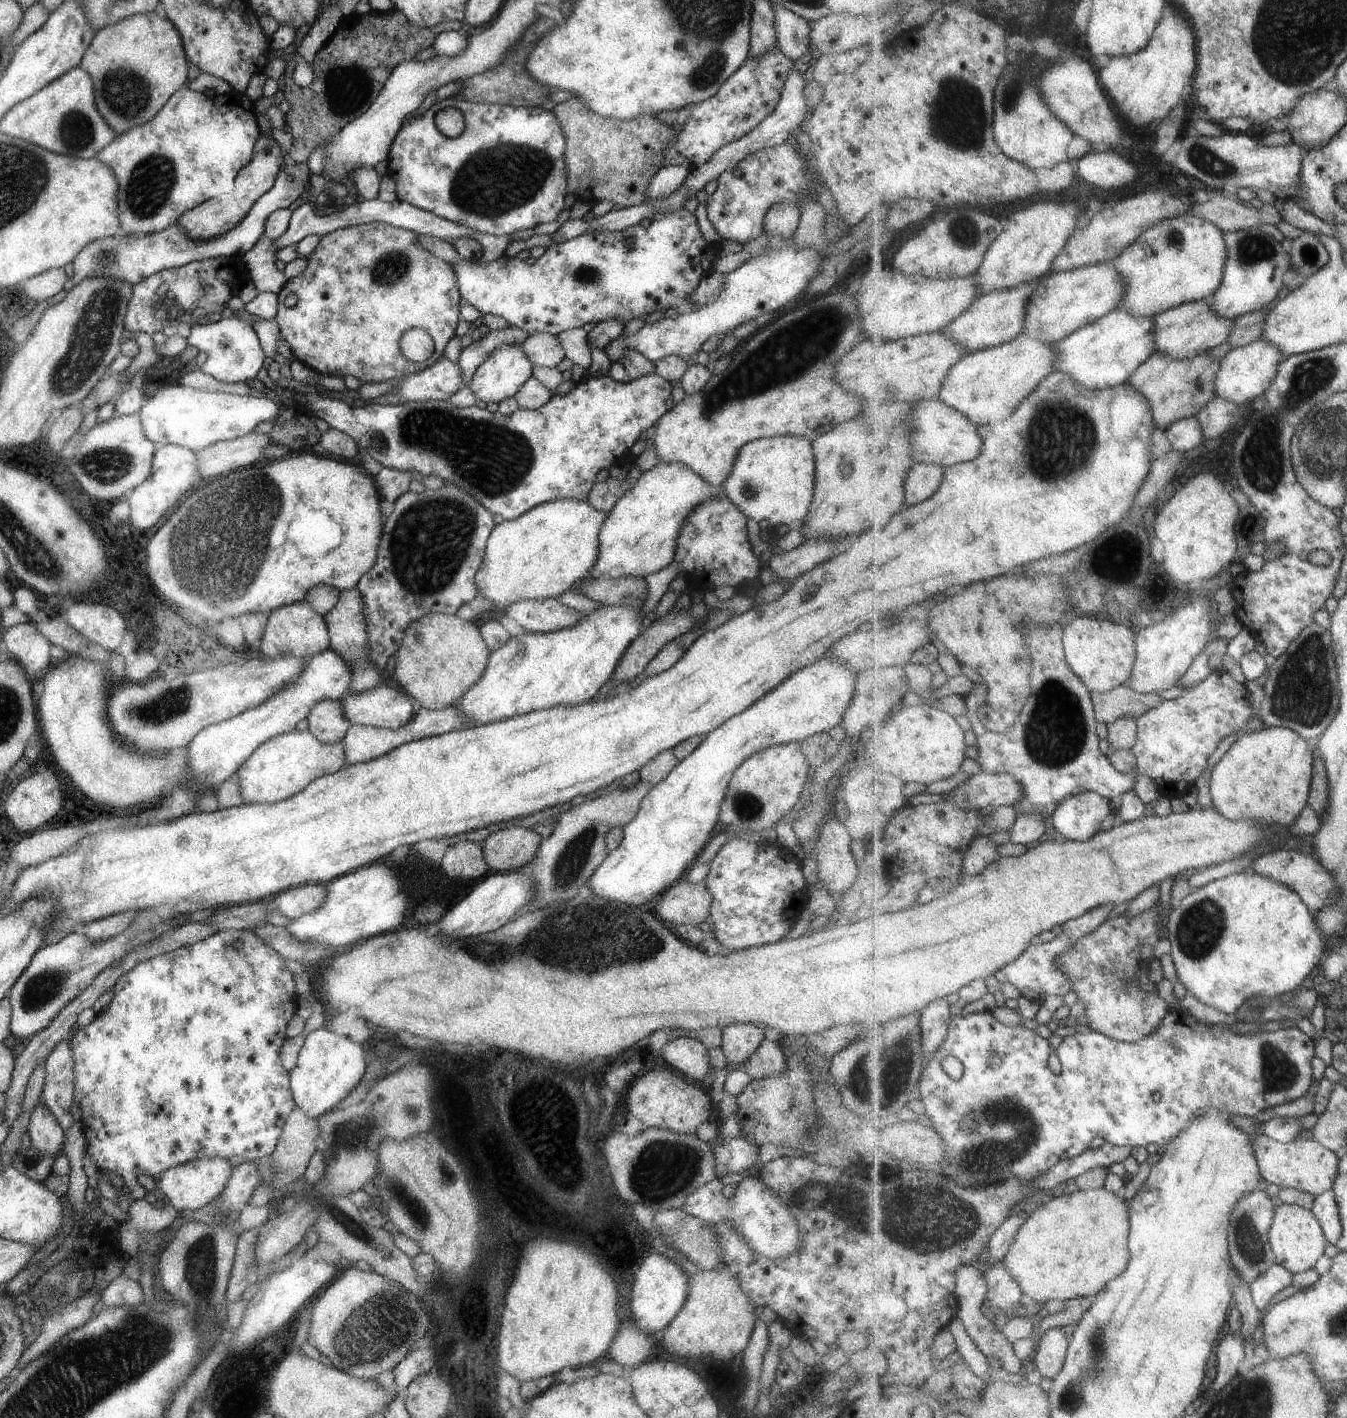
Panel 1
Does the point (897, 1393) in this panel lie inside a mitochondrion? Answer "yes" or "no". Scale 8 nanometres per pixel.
no

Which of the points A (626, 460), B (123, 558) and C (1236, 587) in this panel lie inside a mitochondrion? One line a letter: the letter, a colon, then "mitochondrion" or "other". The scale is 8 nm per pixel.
A: other
B: other
C: other

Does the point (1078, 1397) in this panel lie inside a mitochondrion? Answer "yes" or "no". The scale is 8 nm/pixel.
yes

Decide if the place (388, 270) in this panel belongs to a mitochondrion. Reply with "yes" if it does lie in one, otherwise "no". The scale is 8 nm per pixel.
yes

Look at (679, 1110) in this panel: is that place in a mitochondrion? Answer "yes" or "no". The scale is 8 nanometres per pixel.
no

